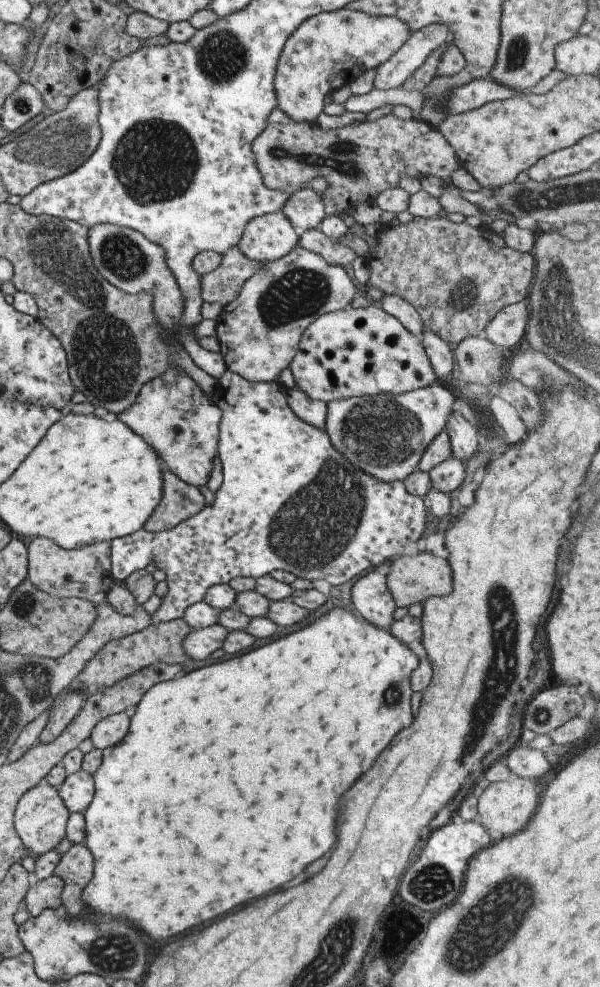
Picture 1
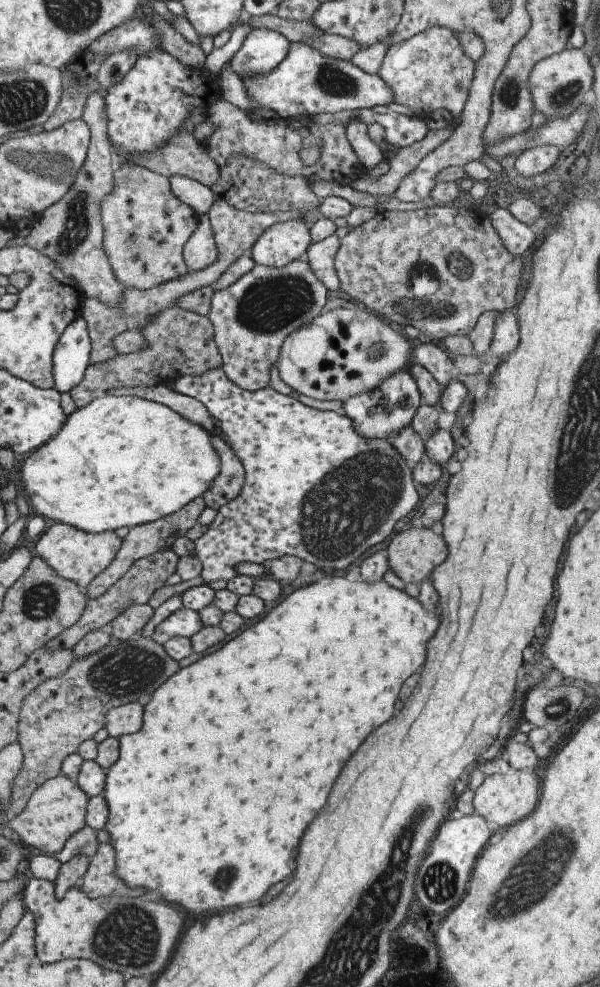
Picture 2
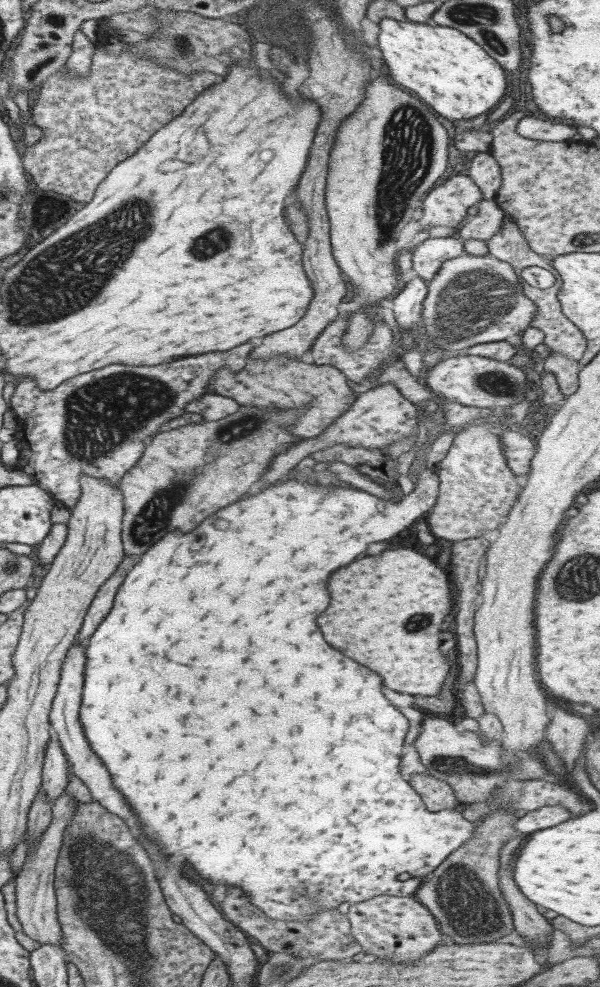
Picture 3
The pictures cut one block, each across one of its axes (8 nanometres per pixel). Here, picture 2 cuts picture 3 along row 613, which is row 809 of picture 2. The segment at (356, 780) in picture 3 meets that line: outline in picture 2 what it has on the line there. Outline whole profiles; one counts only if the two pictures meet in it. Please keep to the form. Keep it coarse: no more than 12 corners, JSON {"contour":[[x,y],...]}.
{"contour":[[321,578],[152,693],[116,875],[191,914],[295,868],[439,618]]}

